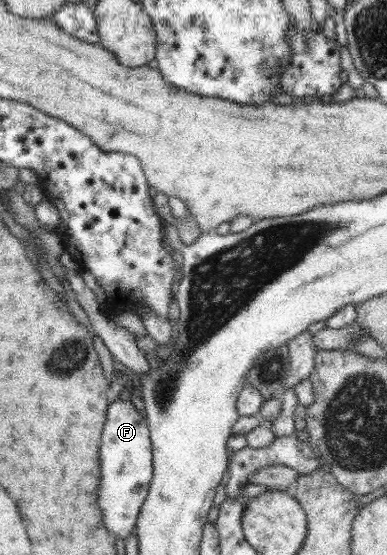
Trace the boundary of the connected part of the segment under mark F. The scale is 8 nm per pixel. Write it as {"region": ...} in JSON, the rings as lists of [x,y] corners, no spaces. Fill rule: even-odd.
{"region":[[[117,399],[110,403],[99,447],[102,481],[98,489],[98,507],[108,531],[128,539],[135,531],[140,508],[146,499],[153,476],[153,455],[147,419],[132,402]]]}

